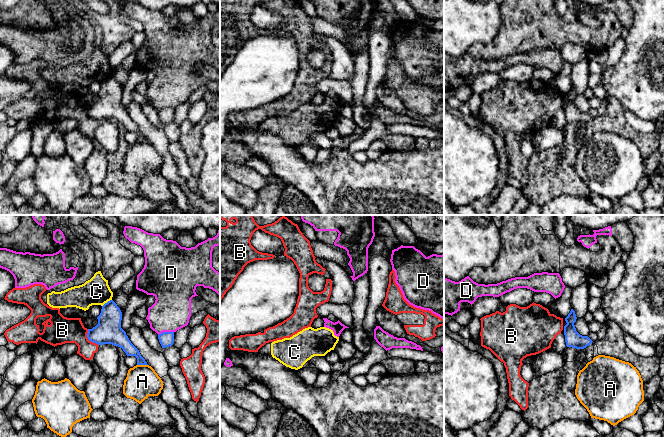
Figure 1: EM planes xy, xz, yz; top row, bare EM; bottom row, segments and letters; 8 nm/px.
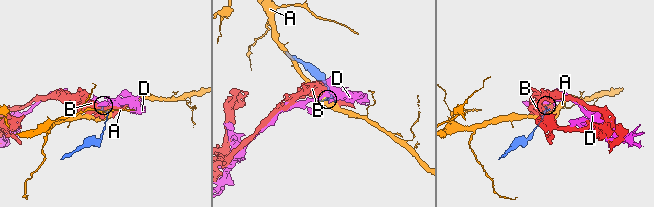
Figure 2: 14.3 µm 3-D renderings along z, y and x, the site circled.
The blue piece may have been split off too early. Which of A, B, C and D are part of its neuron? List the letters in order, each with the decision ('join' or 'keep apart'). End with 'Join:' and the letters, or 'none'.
A: keep apart
B: keep apart
C: keep apart
D: keep apart
Join: none

